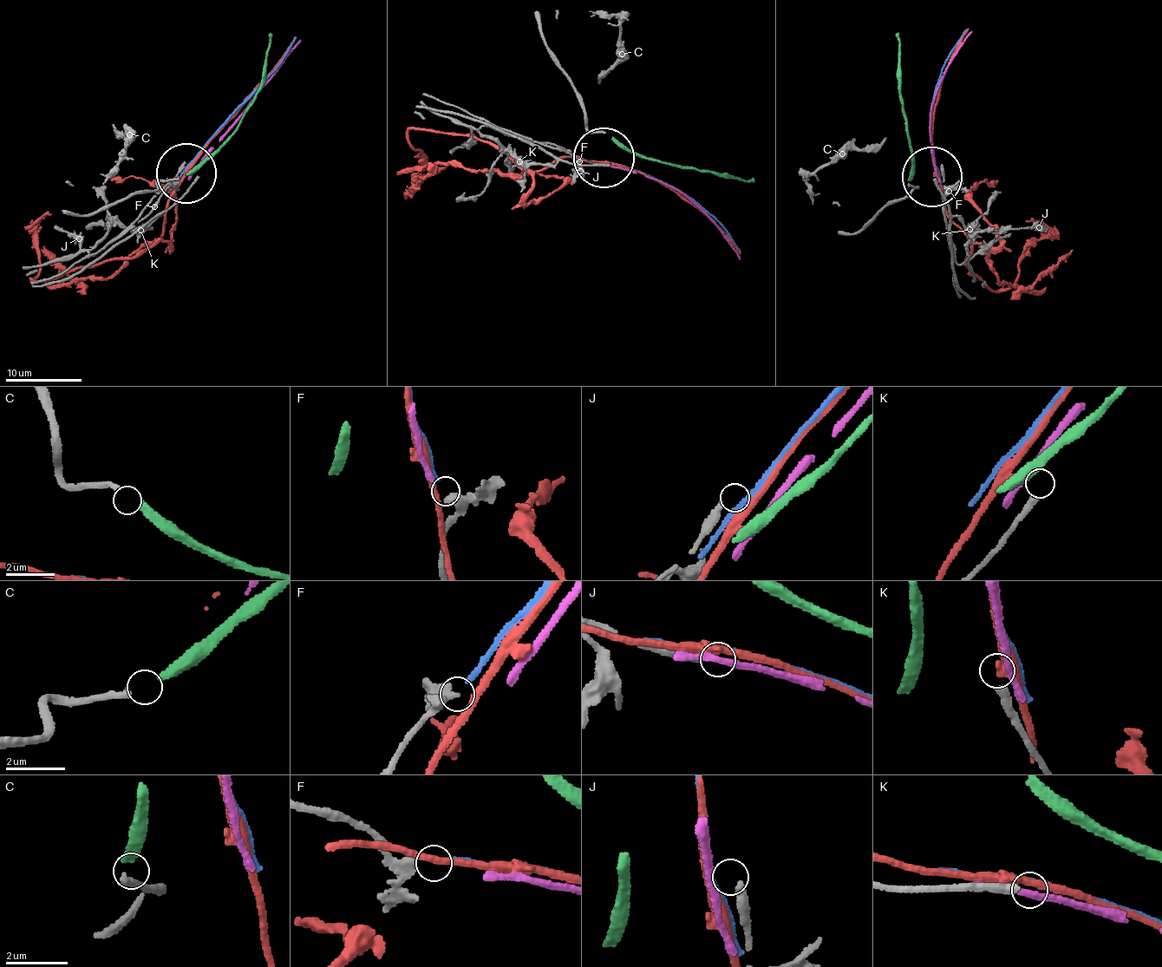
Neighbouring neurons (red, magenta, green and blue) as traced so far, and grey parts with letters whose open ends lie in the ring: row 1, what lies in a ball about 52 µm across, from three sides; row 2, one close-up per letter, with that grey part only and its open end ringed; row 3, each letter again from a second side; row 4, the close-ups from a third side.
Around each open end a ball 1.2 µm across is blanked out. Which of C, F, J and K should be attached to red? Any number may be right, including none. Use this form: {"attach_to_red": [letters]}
{"attach_to_red": []}

